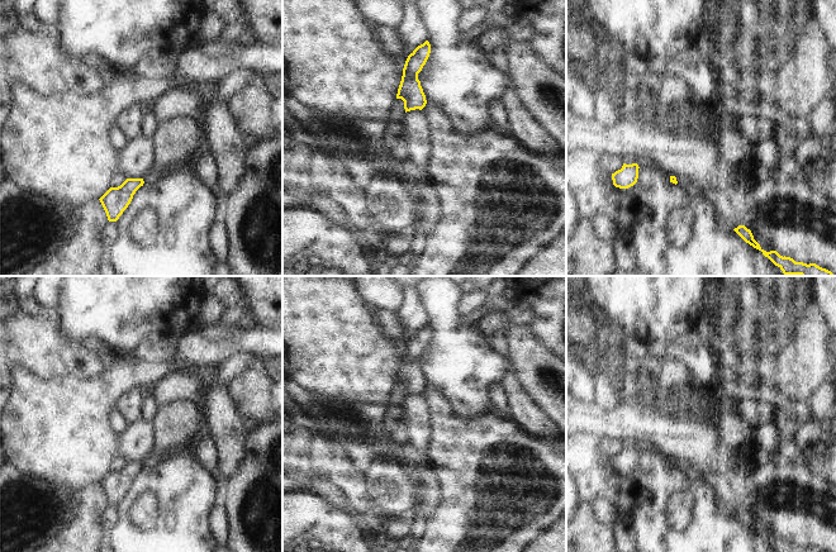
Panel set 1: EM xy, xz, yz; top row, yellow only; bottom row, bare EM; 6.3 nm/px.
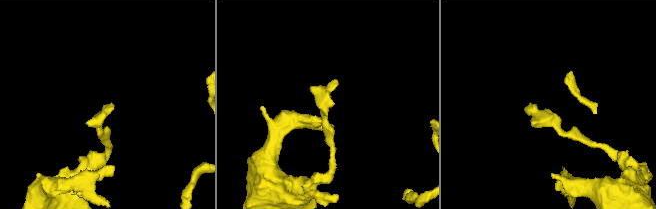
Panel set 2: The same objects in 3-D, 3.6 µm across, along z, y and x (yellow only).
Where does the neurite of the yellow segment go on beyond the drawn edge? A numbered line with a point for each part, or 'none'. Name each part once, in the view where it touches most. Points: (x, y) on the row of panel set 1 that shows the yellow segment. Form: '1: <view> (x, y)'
none

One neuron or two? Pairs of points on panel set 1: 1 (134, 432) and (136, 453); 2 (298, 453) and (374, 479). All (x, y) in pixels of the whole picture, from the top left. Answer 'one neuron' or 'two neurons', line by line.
1: one neuron
2: two neurons

